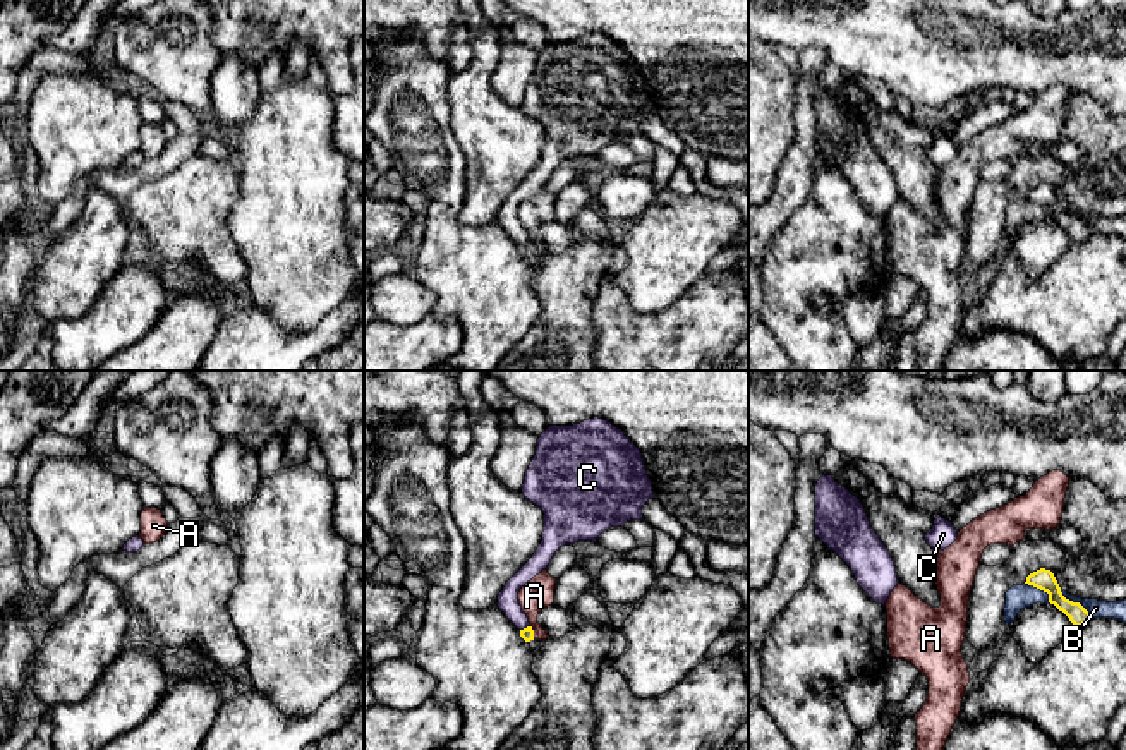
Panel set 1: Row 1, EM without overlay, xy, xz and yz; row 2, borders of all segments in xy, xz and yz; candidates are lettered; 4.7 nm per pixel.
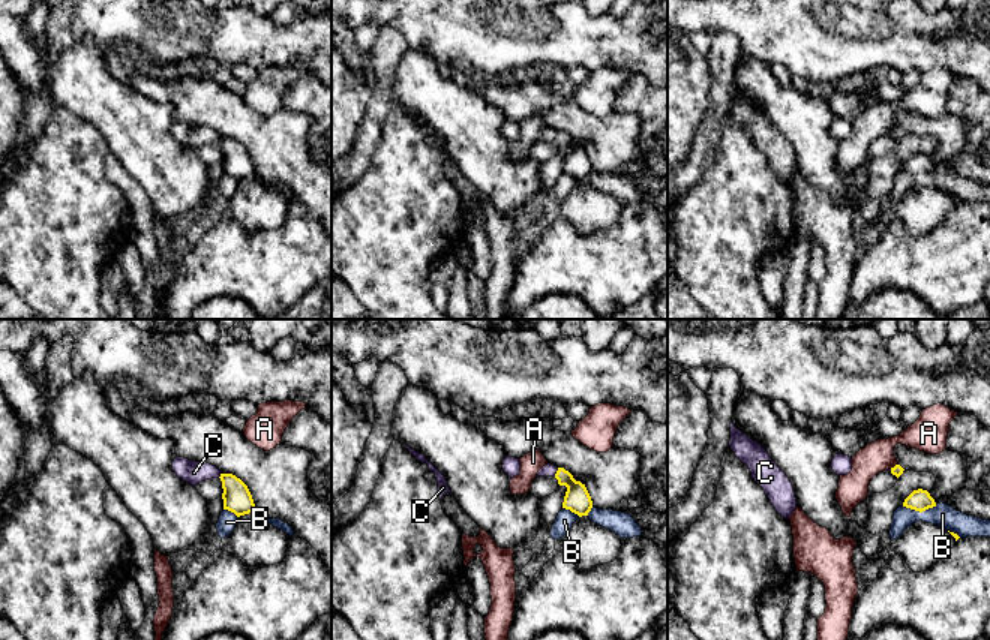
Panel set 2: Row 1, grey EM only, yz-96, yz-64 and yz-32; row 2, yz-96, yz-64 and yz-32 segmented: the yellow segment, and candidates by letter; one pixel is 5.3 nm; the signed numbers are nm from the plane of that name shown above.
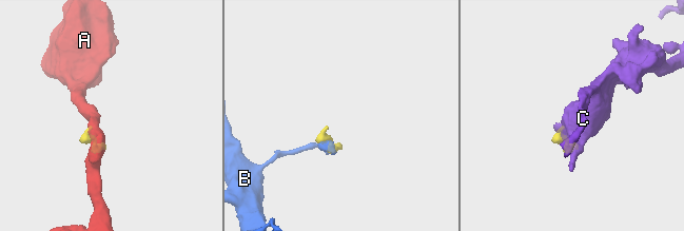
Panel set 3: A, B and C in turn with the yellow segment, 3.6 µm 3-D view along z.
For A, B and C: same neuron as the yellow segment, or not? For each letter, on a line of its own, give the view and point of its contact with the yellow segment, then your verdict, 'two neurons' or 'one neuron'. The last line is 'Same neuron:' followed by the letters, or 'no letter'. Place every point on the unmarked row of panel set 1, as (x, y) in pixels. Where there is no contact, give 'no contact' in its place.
A: xz (532, 247) | two neurons
B: yz (1077, 218) | two neurons
C: xz (524, 244) | one neuron
Same neuron: C

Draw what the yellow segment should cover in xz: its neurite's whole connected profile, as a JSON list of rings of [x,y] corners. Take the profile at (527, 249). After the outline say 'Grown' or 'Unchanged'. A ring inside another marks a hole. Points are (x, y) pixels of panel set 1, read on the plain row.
[[[599,33],[549,41],[537,55],[522,108],[544,129],[542,156],[496,220],[530,257],[534,245],[520,221],[520,204],[548,184],[561,161],[596,158],[611,142],[644,136],[642,124],[656,112],[640,65]]]. Grown

